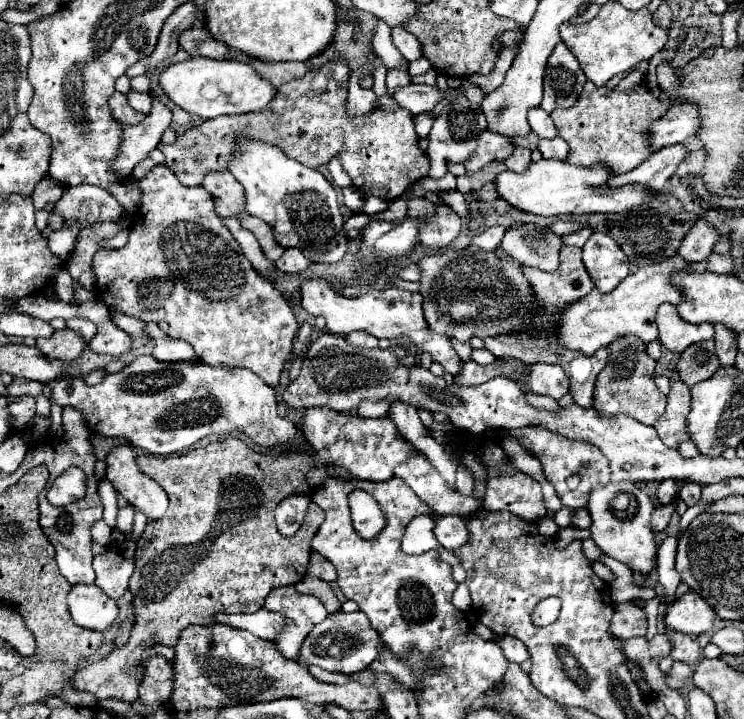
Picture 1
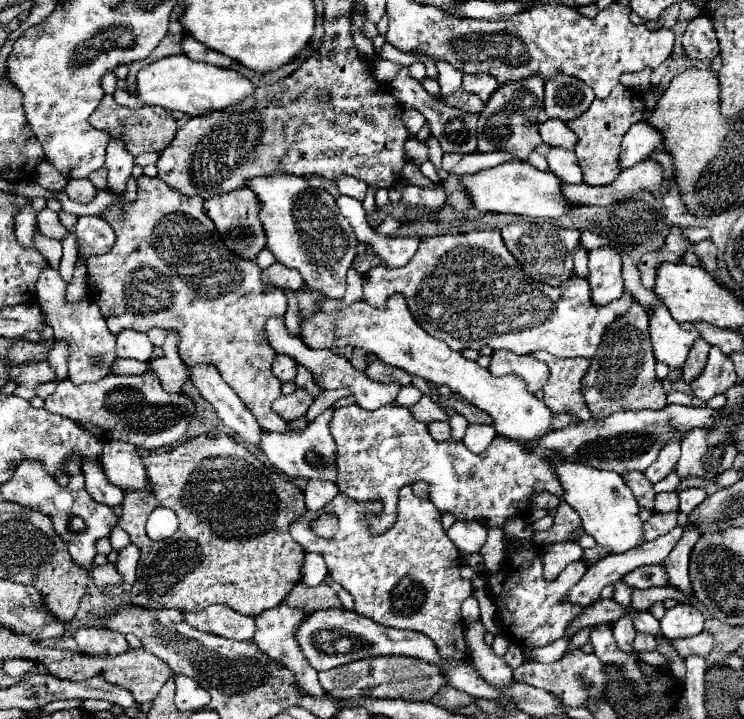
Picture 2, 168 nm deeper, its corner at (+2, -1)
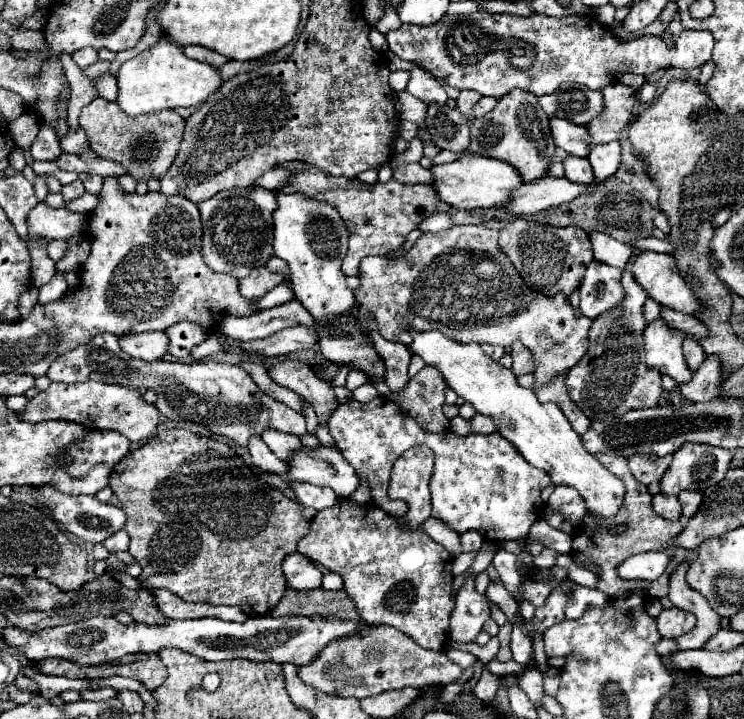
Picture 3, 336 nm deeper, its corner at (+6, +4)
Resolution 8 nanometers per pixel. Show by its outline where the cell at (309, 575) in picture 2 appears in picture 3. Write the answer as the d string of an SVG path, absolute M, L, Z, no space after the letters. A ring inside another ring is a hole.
M295 551L295 553L285 557L283 573L285 573L287 585L291 589L303 591L303 589L317 589L317 587L321 587L323 573L319 571L319 567L309 557L301 555L299 551Z

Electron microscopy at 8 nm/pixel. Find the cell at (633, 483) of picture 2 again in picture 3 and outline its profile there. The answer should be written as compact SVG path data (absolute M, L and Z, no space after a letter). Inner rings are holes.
M595 455L611 473L615 473L621 481L625 481L625 487L627 487L627 495L625 495L625 503L623 503L623 509L621 509L621 515L617 517L617 523L605 523L603 519L597 519L603 527L613 527L613 525L621 525L621 523L627 523L629 529L627 533L623 533L621 537L611 537L609 533L597 533L597 535L587 535L583 533L581 527L575 529L575 535L573 535L573 551L575 553L581 553L581 559L591 559L595 565L601 567L601 575L599 575L599 585L597 589L601 589L603 593L607 593L609 597L613 595L613 591L619 595L619 597L611 597L611 599L625 599L629 595L641 595L641 597L649 597L649 599L655 599L655 597L665 597L667 595L667 583L669 583L669 575L671 571L675 569L675 565L679 561L683 561L687 557L687 561L695 559L695 553L693 551L687 551L687 549L679 549L679 547L671 547L669 549L669 543L675 535L681 533L681 523L679 521L671 521L671 519L665 519L661 515L657 515L653 511L653 495L649 493L647 485L643 483L637 483L637 479L631 475L629 471L629 465L627 465L627 459L625 457L611 457L611 455ZM651 549L667 549L669 555L671 555L671 561L669 561L669 567L667 571L657 579L657 581L625 581L621 583L621 577L617 573L617 567L629 559L631 555L637 555L637 553L645 553L645 551L651 551Z

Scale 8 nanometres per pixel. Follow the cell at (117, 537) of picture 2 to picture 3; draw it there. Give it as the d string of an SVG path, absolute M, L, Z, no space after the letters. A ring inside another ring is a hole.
M119 531L115 535L111 535L107 541L105 541L105 547L109 551L127 551L129 547L129 535L125 531Z

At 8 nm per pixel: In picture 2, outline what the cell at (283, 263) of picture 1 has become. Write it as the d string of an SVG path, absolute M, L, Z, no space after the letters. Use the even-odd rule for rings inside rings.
M275 262L271 268L263 270L261 282L265 286L273 286L273 288L281 288L281 290L299 290L303 286L301 274L297 270L285 268L279 262Z

